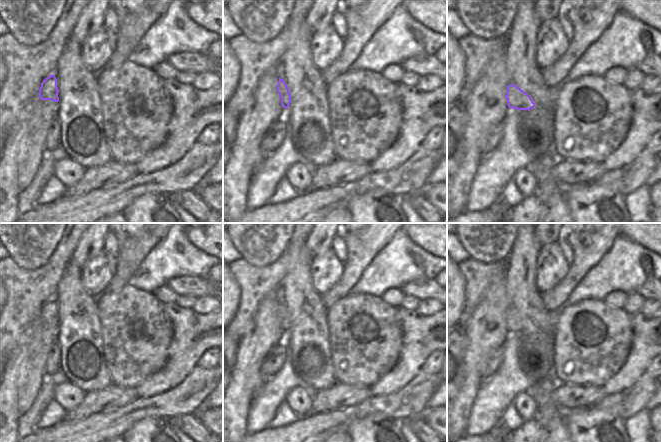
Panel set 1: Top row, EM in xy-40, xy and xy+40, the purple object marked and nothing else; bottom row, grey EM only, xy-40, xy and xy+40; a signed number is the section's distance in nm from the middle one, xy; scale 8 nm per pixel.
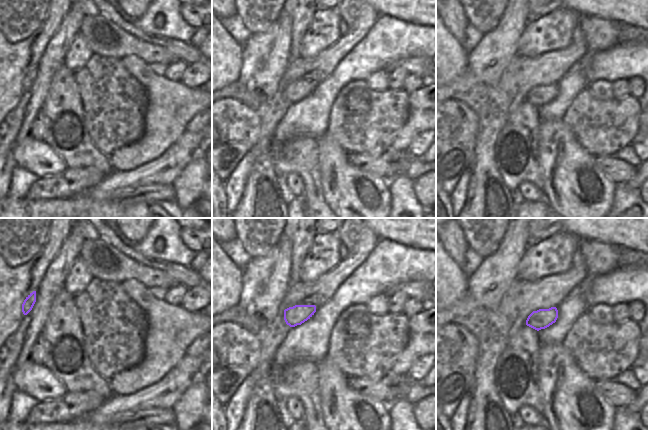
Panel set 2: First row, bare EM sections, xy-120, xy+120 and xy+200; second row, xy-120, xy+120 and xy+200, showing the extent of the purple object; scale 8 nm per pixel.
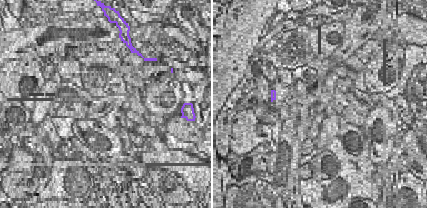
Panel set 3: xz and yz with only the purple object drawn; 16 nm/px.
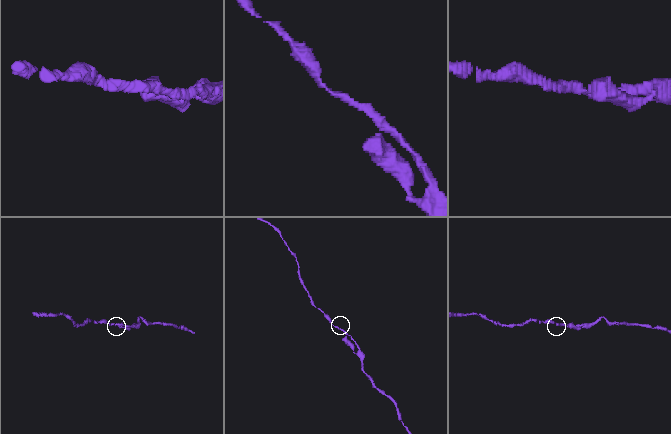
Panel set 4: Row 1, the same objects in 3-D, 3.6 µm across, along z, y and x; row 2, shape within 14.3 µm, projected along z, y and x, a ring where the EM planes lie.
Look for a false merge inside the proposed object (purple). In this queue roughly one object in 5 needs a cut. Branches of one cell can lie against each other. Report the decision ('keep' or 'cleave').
keep

